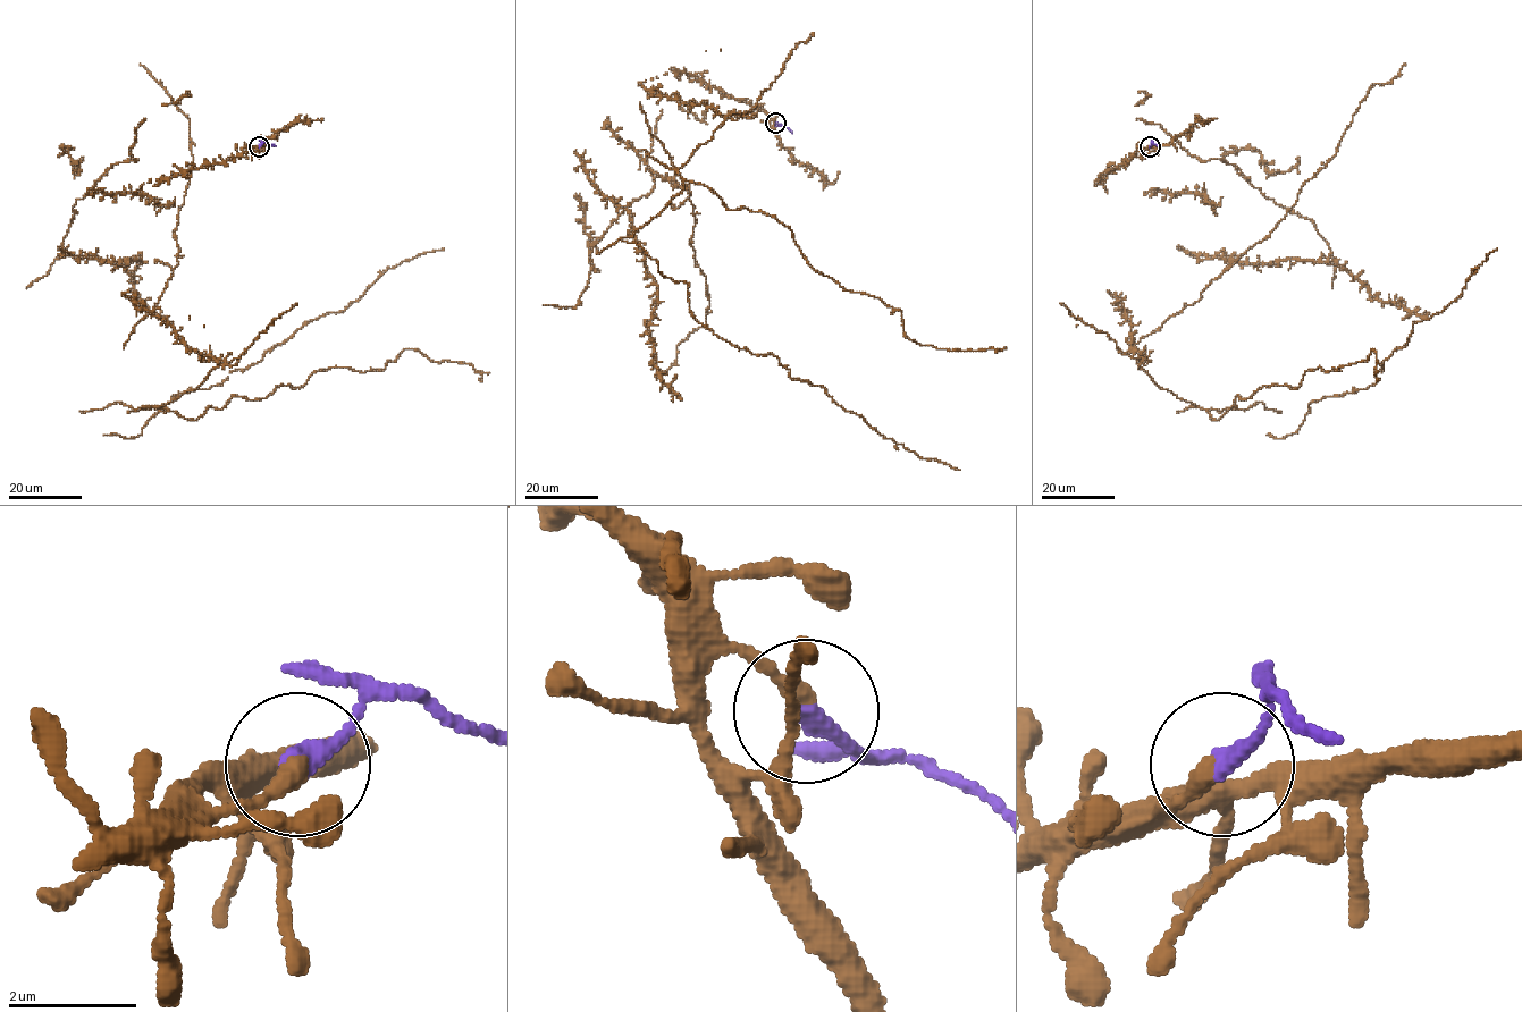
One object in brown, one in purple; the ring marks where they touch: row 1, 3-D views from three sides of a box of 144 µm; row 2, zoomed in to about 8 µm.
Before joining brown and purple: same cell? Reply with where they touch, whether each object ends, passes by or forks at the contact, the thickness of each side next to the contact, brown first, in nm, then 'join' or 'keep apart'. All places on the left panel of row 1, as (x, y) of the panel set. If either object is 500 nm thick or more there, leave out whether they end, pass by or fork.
place (259, 146); brown ends; purple ends; calibres 280 and 360 nm; keep apart

